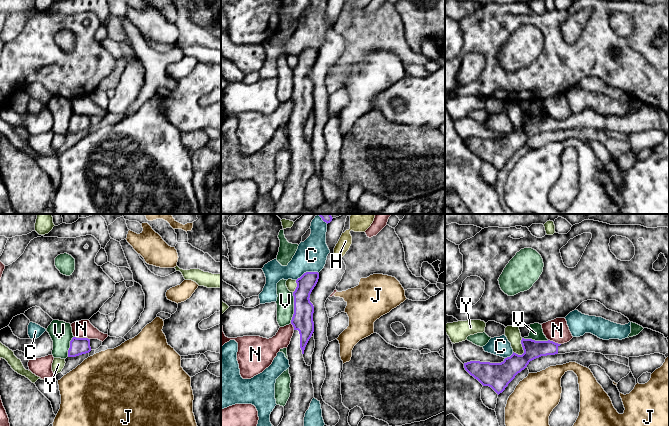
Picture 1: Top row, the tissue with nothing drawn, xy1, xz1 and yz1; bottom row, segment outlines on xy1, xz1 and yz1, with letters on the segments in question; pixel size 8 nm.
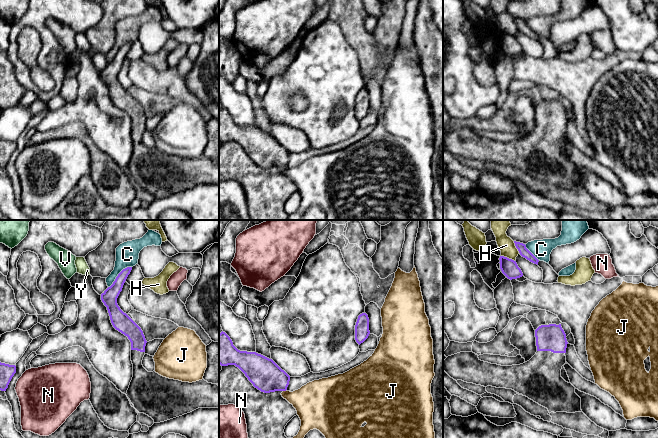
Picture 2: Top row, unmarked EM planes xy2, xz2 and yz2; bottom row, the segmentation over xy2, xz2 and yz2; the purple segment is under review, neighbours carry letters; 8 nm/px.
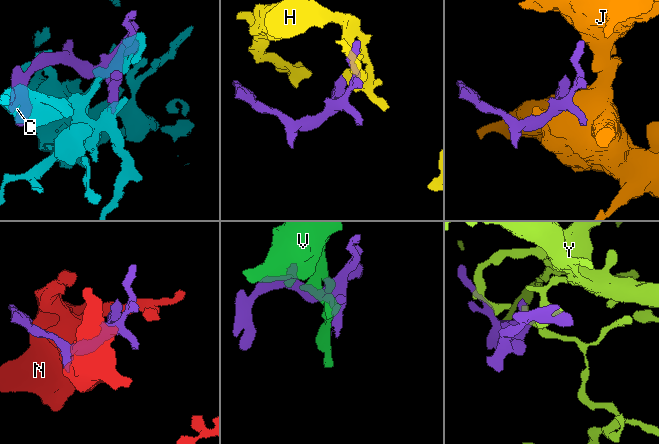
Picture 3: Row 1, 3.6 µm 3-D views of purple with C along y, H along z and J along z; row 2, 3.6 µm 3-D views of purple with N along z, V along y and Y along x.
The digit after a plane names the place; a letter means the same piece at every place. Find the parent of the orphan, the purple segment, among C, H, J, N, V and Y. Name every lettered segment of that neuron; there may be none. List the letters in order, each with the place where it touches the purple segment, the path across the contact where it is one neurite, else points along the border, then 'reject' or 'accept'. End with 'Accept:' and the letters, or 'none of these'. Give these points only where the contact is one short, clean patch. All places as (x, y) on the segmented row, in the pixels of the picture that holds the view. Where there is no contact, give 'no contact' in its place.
C: xy2 (118, 274) | reject
H: yz2 (508, 258) | reject
J: xz2 (284, 390) | reject
N: xy1 (82, 338) | reject
V: xz1 (294, 307) | along xz1 (293, 292), (293, 316), (290, 322) | reject
Y: yz1 (523, 348) | reject
Accept: none of these

